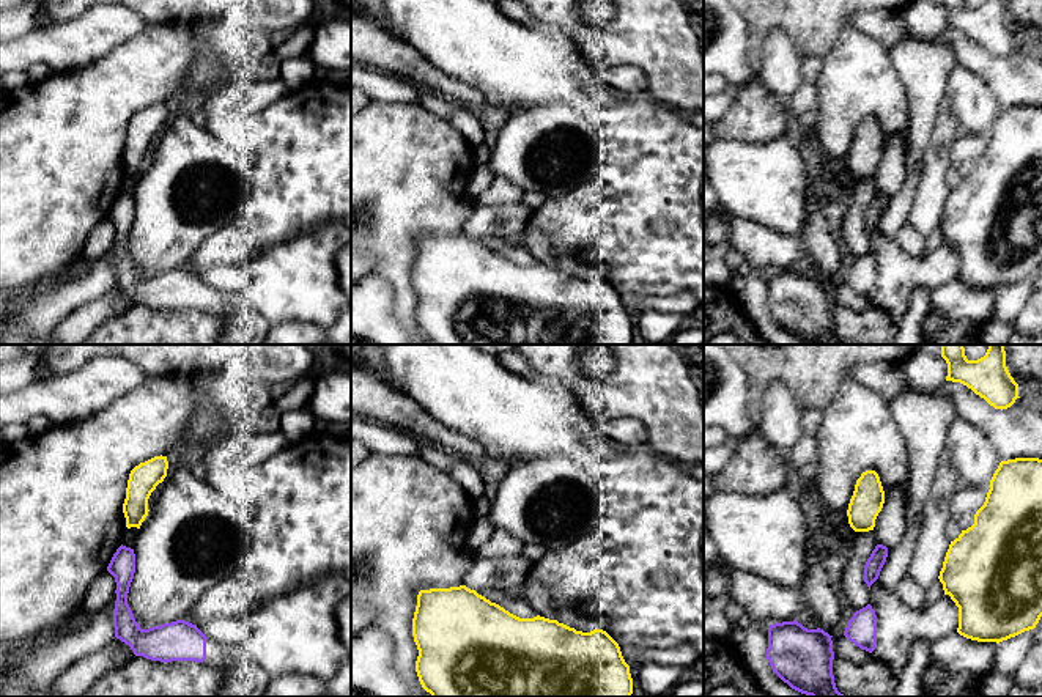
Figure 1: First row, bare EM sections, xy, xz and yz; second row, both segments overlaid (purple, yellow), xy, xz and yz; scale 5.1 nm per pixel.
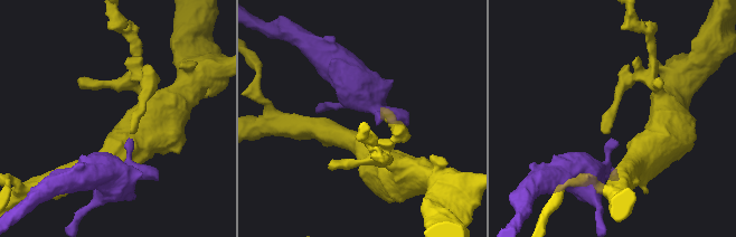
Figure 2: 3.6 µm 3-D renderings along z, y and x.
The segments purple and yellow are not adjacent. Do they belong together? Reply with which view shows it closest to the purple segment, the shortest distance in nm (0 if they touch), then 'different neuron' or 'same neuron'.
yz | 80 nm | different neuron

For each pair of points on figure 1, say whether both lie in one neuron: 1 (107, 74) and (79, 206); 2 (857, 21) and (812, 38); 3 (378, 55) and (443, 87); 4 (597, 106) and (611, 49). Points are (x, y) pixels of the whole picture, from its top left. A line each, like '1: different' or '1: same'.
1: same
2: different
3: same
4: different

